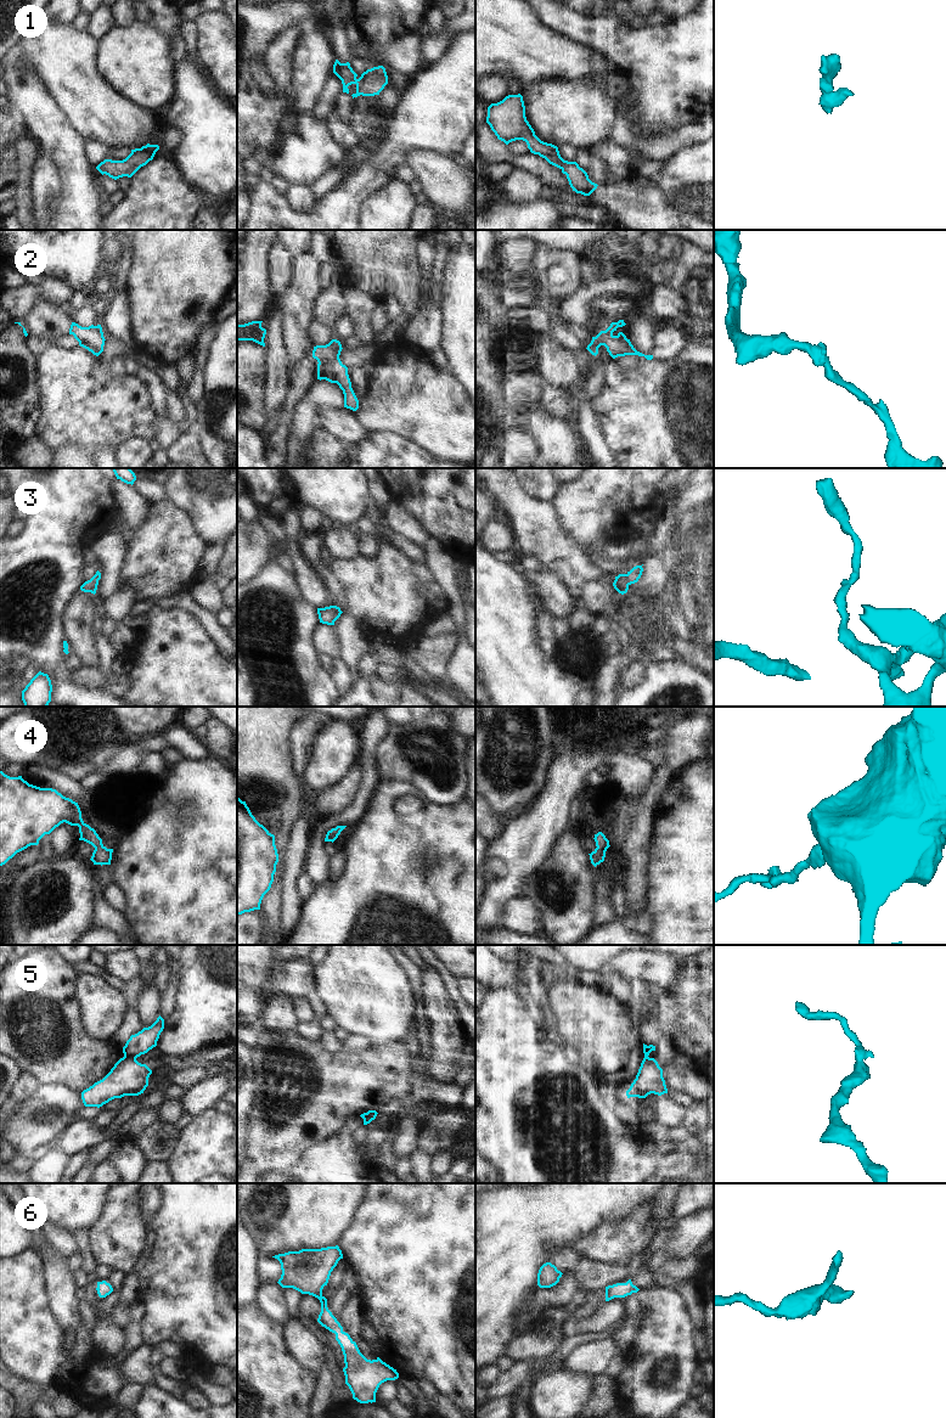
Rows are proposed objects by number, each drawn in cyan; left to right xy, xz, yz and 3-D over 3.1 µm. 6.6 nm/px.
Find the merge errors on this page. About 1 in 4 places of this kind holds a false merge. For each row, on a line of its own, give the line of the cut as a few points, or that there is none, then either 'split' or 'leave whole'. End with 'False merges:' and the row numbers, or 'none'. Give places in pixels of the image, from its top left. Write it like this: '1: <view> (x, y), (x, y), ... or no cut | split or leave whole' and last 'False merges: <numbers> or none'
1: no cut | leave whole
2: no cut | leave whole
3: no cut | leave whole
4: no cut | leave whole
5: xy (124, 1056), (135, 1059) | split
6: no cut | leave whole
False merges: 5

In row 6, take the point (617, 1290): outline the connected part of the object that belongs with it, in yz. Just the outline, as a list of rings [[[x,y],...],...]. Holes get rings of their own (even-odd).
[[[631,1279],[626,1283],[616,1283],[613,1285],[606,1287],[606,1301],[609,1301],[614,1298],[625,1298],[632,1293],[637,1293],[640,1289],[632,1284]]]

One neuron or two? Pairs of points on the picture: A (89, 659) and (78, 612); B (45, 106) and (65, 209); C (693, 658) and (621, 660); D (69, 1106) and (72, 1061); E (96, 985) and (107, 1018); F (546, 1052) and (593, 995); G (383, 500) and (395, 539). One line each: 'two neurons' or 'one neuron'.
A: one neuron
B: one neuron
C: one neuron
D: two neurons
E: one neuron
F: two neurons
G: two neurons

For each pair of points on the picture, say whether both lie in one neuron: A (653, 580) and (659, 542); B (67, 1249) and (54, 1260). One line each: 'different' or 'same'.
A: different
B: different

